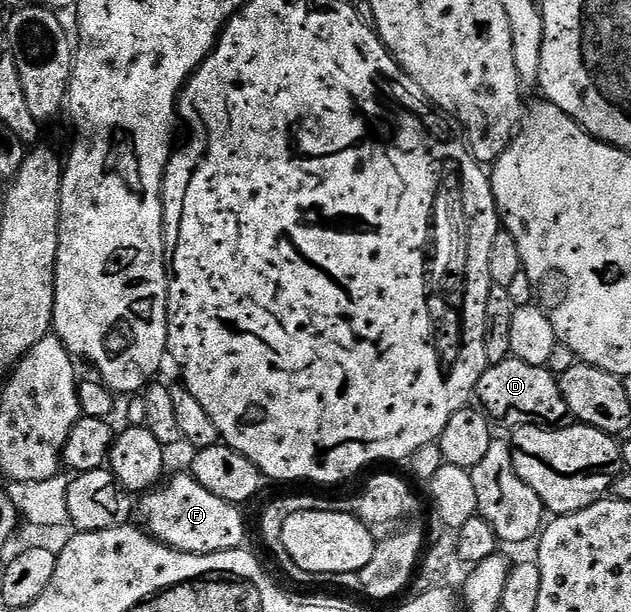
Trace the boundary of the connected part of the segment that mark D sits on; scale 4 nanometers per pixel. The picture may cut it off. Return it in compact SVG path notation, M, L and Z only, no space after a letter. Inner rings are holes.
M505 358L493 363L484 371L477 388L479 407L487 412L493 421L505 420L511 426L521 424L538 424L556 426L567 421L570 409L558 376L551 367L530 366L515 358ZM565 419L565 420L564 420Z

